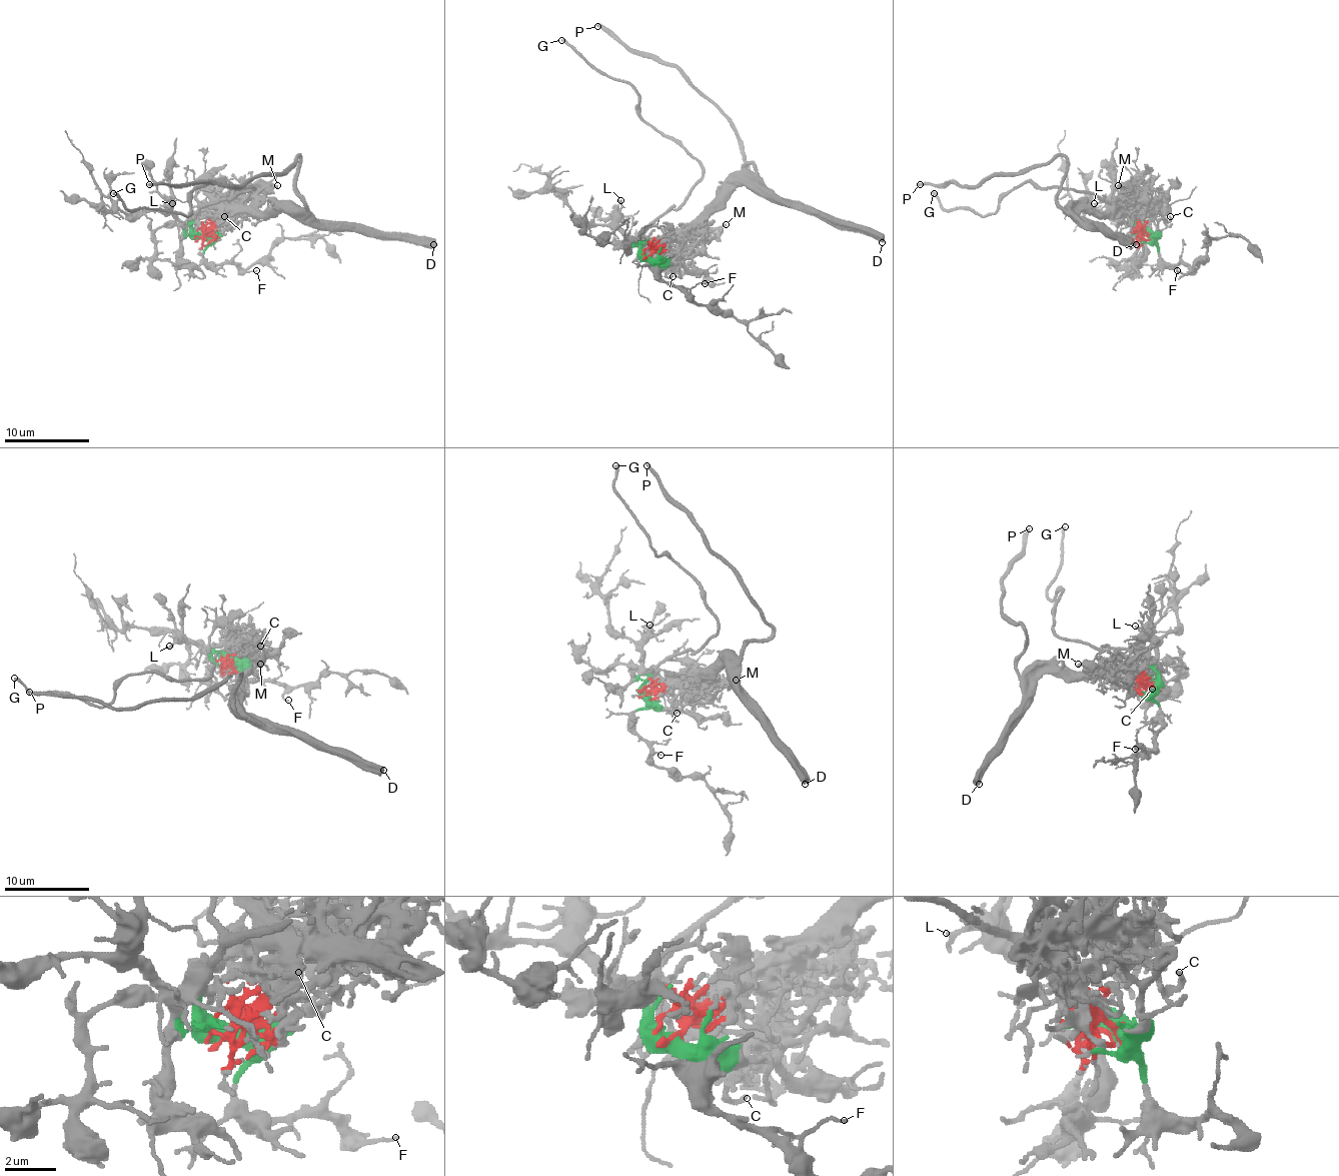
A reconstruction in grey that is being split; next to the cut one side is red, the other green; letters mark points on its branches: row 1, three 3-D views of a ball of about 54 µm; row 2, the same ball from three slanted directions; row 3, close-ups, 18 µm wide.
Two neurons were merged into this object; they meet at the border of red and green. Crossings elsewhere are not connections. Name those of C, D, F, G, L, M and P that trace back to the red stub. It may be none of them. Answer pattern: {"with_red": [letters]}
{"with_red": ["C", "D", "M", "P"]}

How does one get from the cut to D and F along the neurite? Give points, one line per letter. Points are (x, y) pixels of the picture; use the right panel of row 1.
D: (1150, 236), (1125, 211), (1078, 213), (1087, 222), (1093, 222), (1108, 232), (1127, 236), (1135, 245)
F: (1150, 236), (1157, 243), (1161, 258), (1188, 268), (1178, 270)

